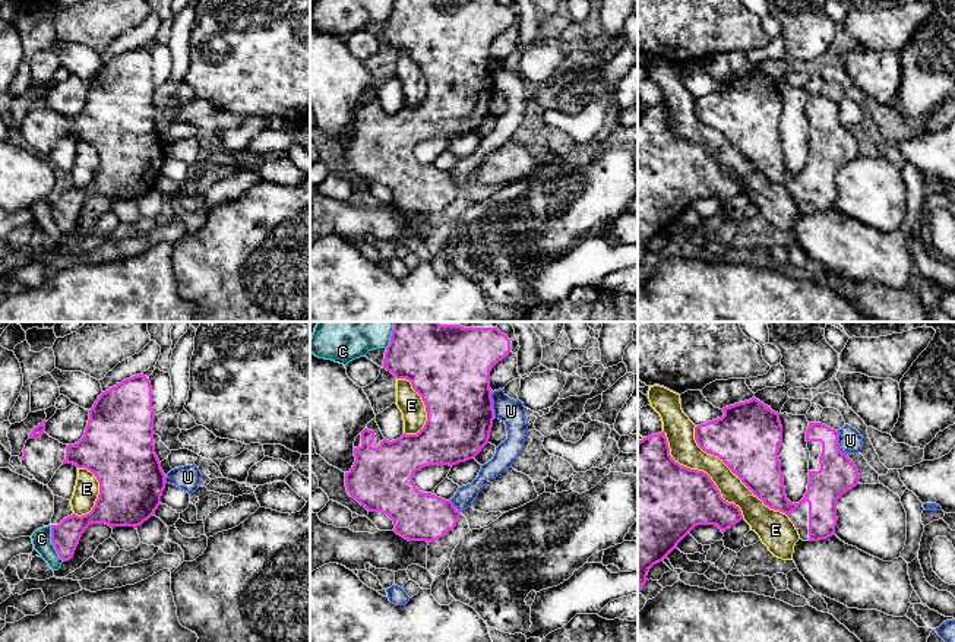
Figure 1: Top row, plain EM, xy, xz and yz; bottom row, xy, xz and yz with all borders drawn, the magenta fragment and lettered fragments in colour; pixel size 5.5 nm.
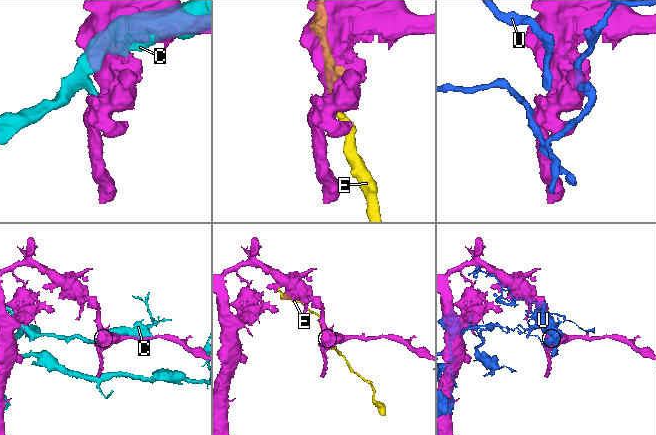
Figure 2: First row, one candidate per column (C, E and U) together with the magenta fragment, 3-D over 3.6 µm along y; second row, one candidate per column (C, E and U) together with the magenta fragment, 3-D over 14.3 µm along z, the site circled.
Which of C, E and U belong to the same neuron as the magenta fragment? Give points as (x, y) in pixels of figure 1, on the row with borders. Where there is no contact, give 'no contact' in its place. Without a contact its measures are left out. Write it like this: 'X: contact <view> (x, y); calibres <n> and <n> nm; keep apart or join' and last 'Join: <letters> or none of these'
C: contact xy (51, 541); calibres 160 and 110 nm; keep apart
E: contact yz (740, 478); calibres 360 and 150 nm; keep apart
U: contact yz (837, 443); calibres 200 and 130 nm; keep apart
Join: none of these

